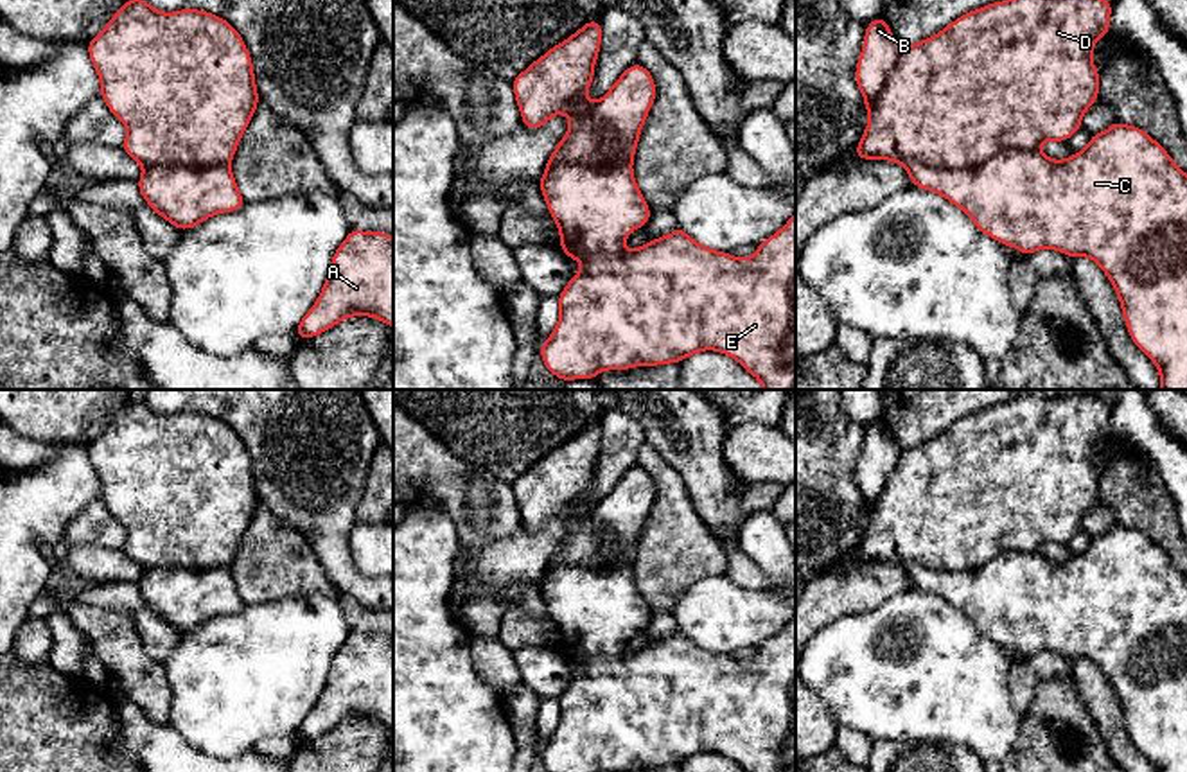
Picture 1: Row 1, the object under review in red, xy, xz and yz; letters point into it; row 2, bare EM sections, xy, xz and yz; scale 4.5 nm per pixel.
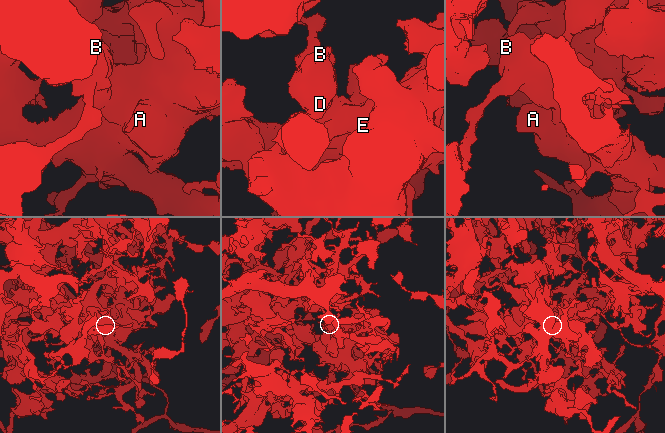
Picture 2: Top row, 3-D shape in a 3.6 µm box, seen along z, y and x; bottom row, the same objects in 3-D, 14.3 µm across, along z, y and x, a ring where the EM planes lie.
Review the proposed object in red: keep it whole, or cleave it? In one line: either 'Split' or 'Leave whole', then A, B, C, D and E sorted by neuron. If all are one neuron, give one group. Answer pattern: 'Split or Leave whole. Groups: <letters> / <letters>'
Split. Groups: A B C E / D

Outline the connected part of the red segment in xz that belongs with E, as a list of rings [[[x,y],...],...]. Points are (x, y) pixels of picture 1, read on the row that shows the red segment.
[[[634,63],[594,108],[602,133],[618,144],[620,156],[602,163],[550,163],[539,180],[548,210],[560,232],[560,250],[582,262],[582,269],[571,276],[558,296],[560,318],[553,334],[541,345],[541,357],[560,381],[573,381],[594,379],[605,370],[679,364],[695,352],[718,350],[736,359],[761,382],[763,390],[796,390],[796,212],[749,259],[713,251],[688,237],[681,226],[637,250],[623,248],[629,233],[643,228],[652,214],[634,181],[632,160],[654,99],[652,74]]]

